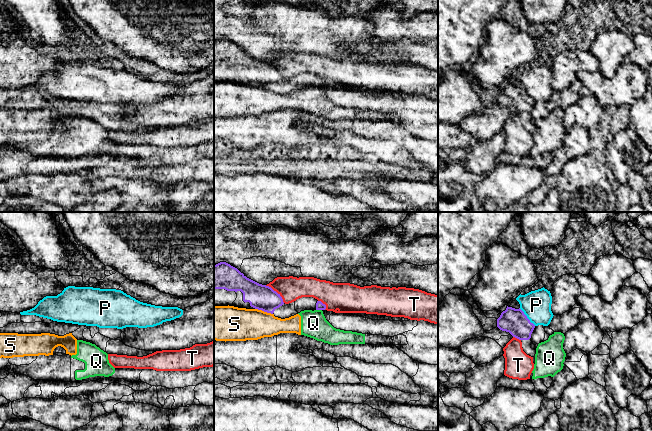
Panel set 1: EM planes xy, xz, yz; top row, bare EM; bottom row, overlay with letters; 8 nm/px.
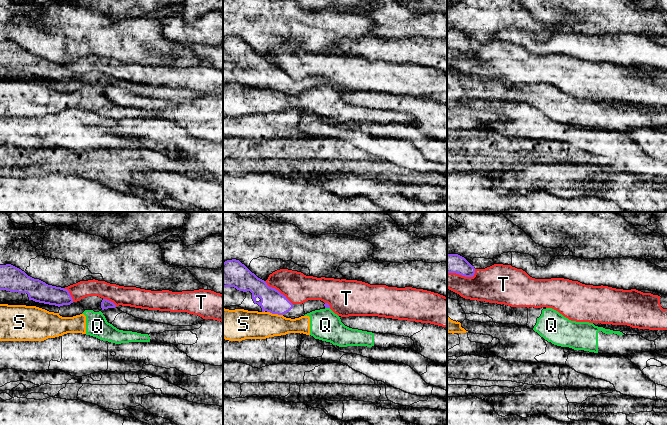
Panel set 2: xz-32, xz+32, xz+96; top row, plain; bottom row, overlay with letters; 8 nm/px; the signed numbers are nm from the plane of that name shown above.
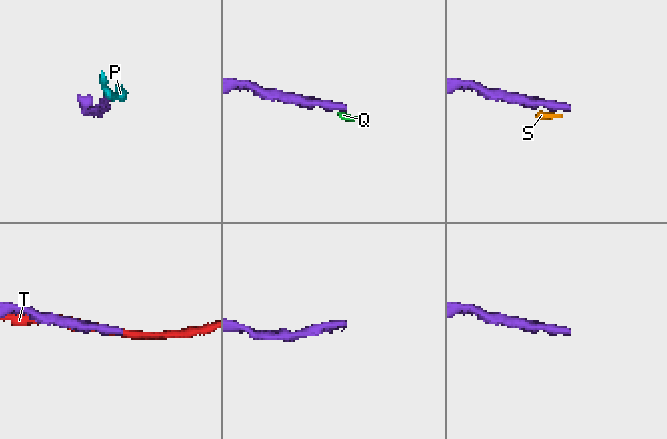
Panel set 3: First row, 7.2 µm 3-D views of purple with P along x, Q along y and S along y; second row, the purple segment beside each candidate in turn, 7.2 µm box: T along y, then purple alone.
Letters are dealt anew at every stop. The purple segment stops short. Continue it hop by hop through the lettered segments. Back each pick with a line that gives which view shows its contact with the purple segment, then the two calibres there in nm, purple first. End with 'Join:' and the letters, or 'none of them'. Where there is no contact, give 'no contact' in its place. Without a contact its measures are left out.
Join: none of them

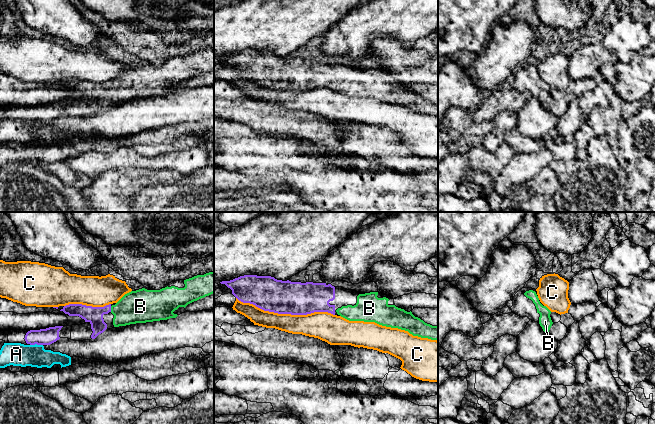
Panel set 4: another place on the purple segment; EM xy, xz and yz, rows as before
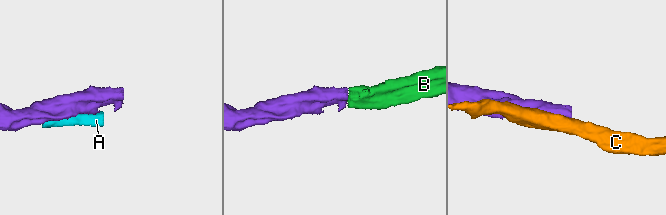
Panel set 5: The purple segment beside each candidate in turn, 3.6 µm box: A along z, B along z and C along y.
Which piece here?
B: meets purple in xy; 140 nm thick on the purple side, 260 nm on the other
Join: B

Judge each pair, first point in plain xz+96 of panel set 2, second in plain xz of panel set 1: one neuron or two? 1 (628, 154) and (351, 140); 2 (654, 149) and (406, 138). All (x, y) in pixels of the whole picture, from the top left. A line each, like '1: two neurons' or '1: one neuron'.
1: one neuron
2: one neuron

